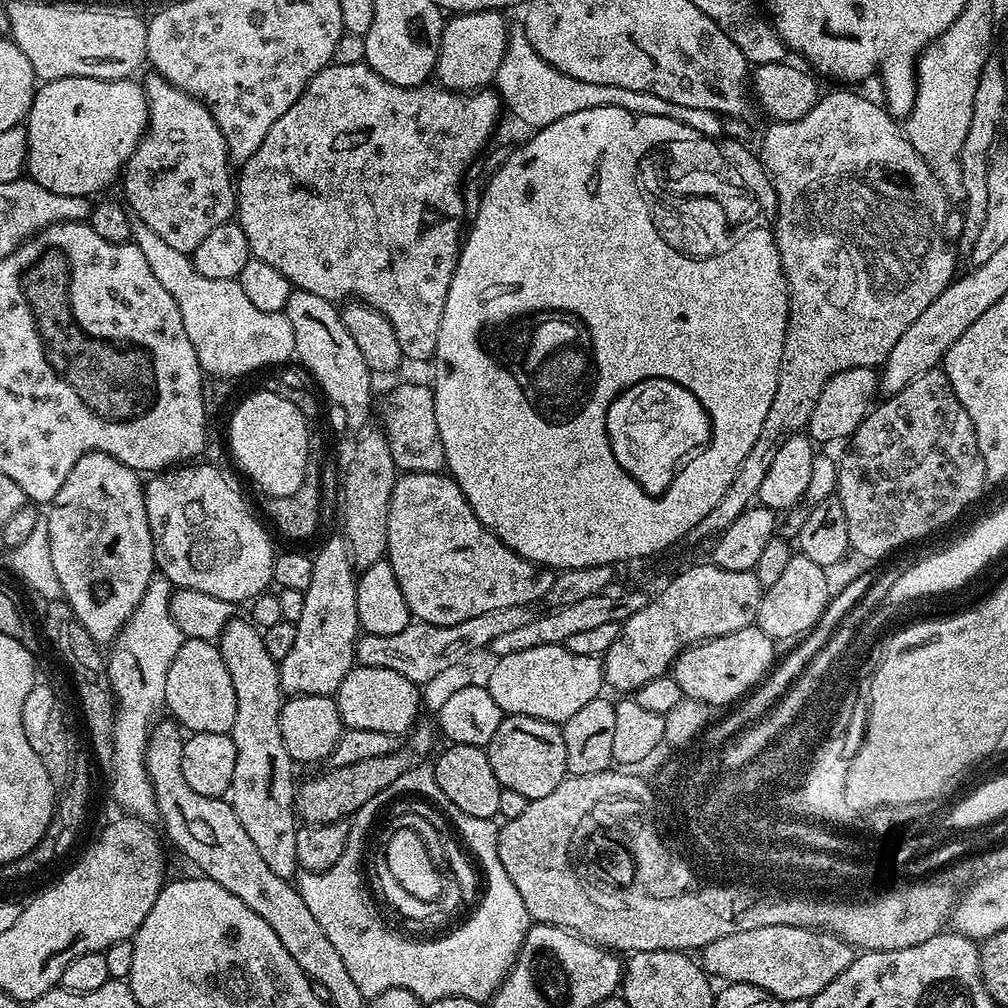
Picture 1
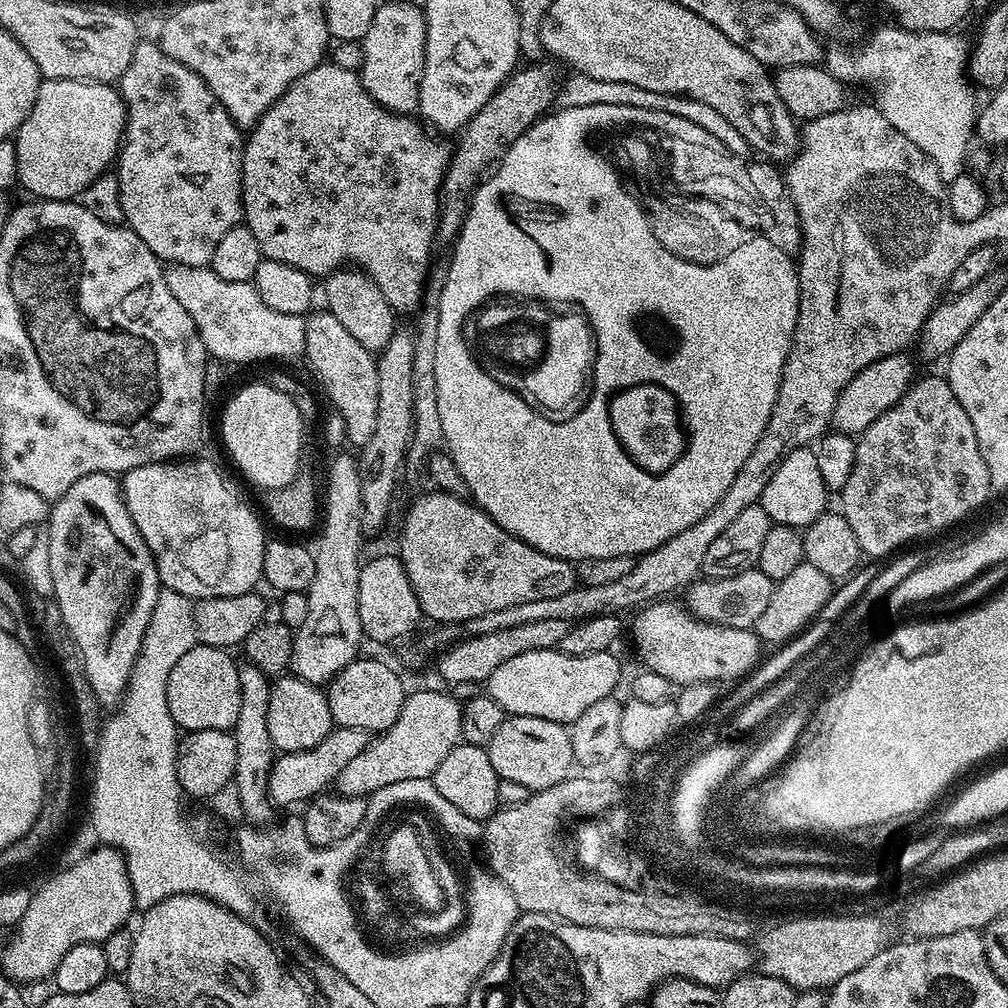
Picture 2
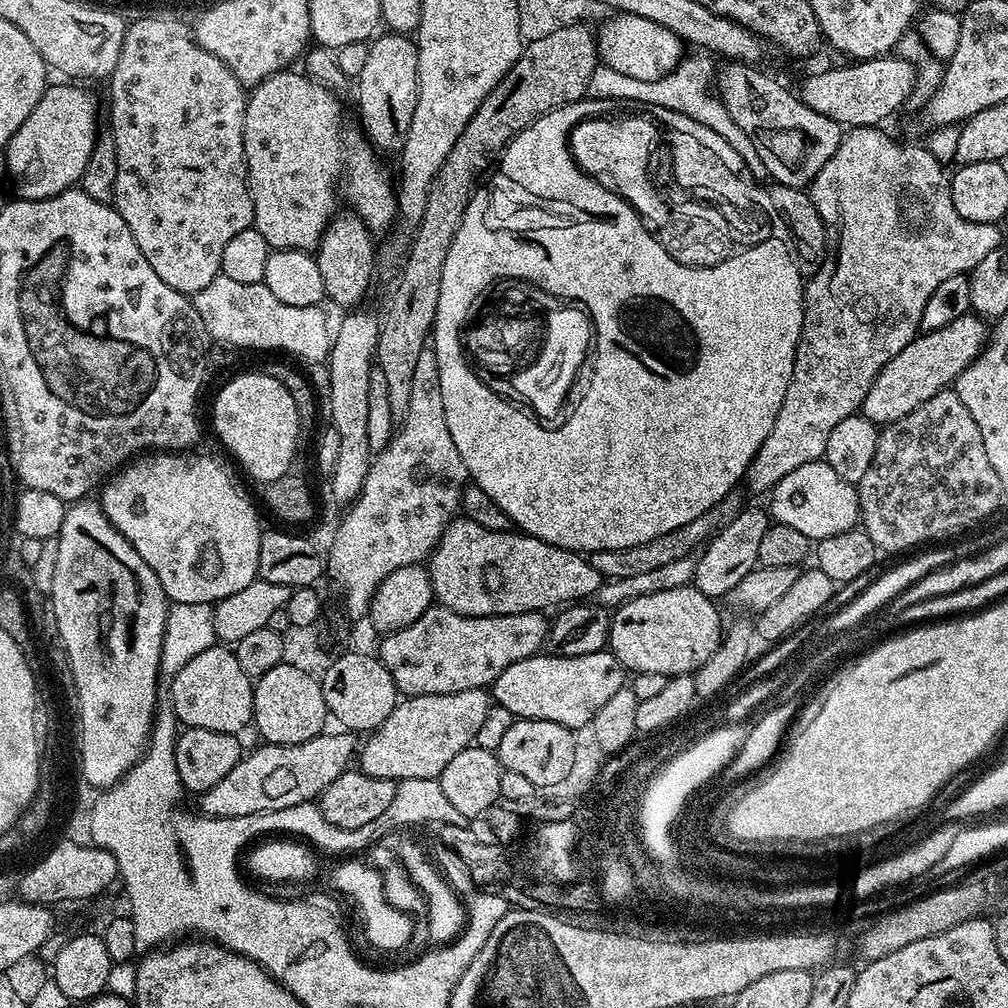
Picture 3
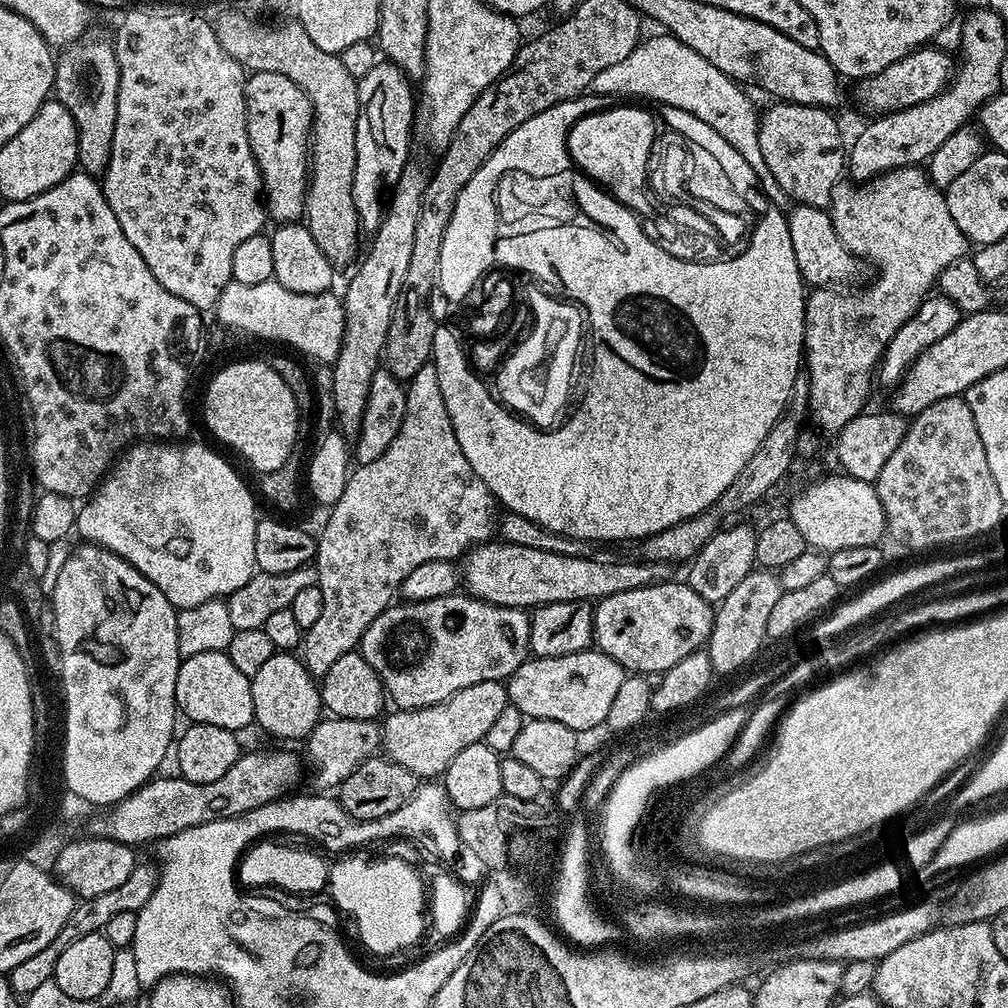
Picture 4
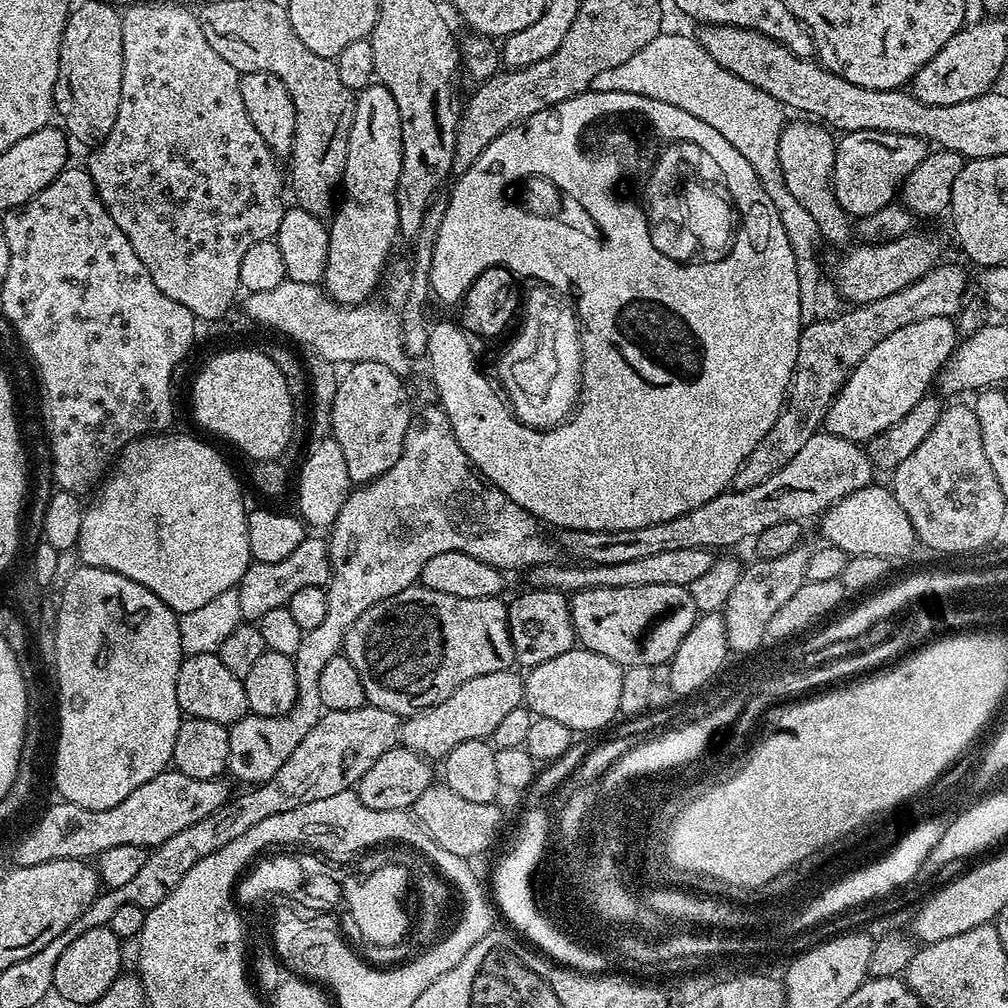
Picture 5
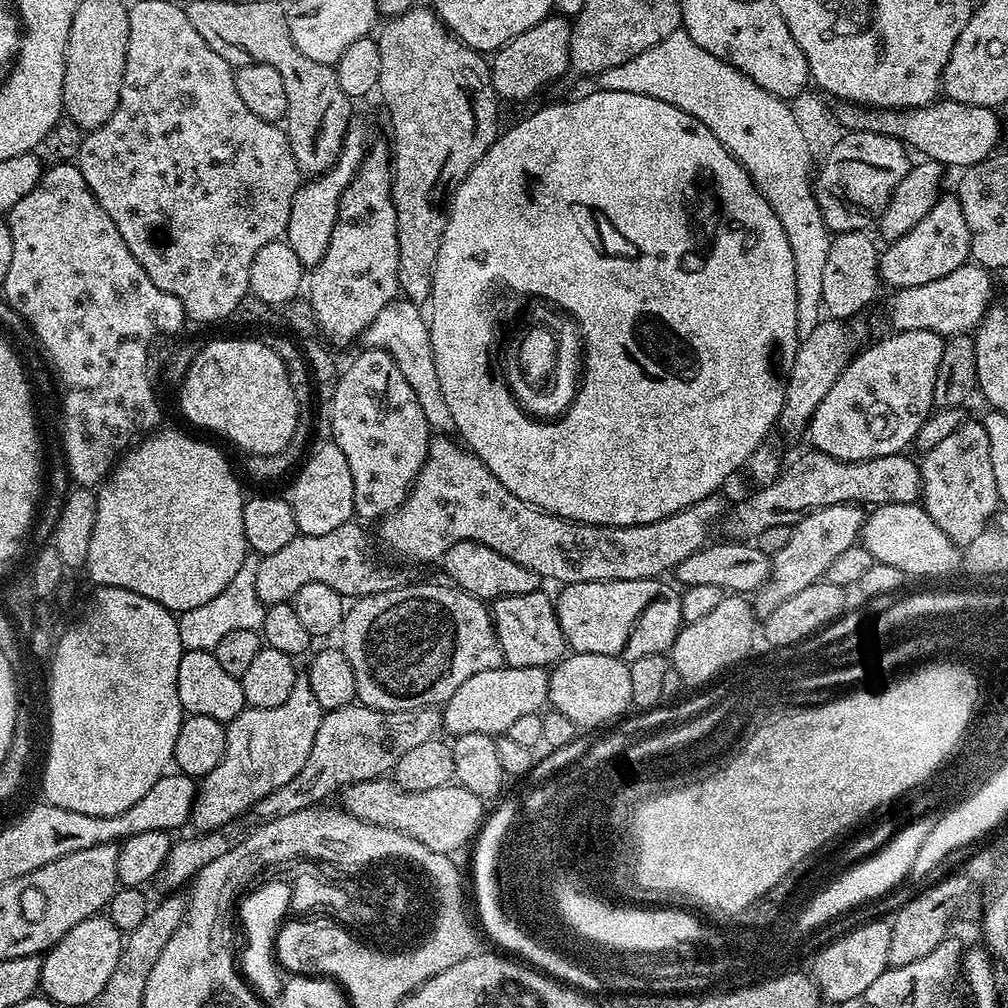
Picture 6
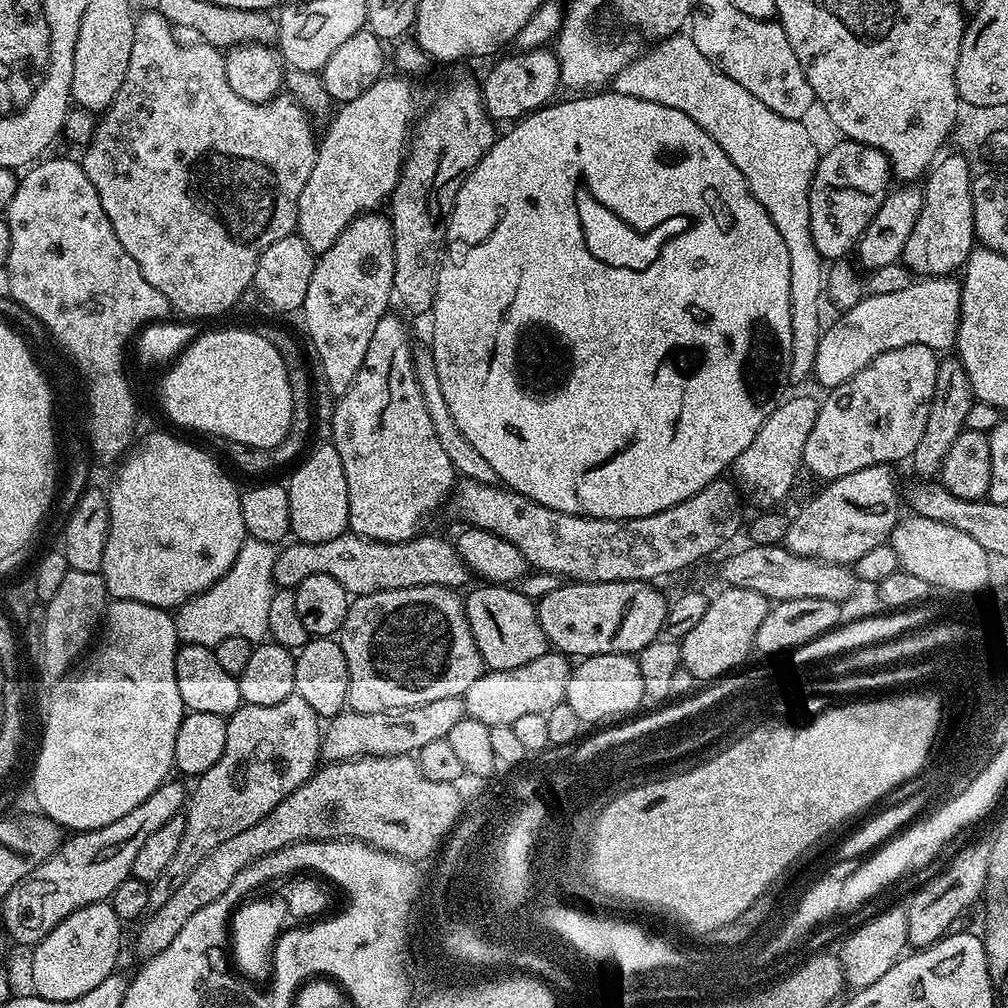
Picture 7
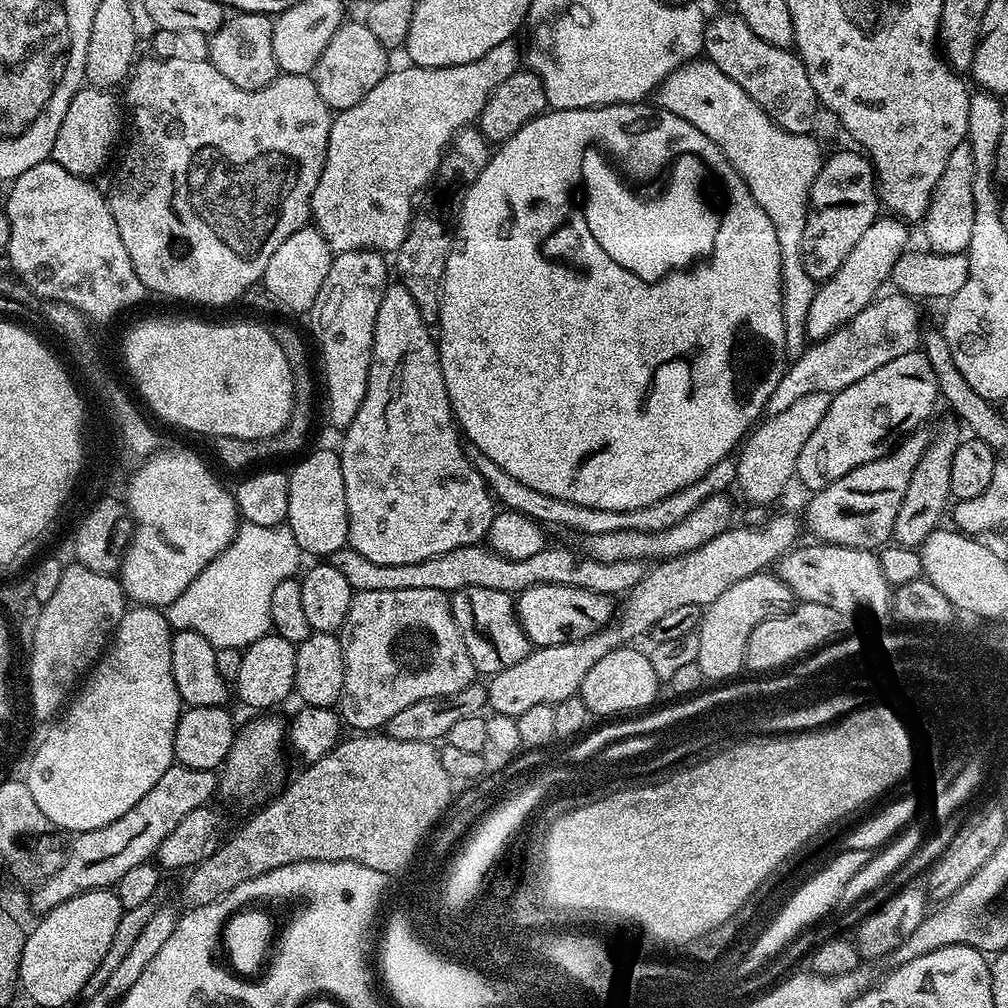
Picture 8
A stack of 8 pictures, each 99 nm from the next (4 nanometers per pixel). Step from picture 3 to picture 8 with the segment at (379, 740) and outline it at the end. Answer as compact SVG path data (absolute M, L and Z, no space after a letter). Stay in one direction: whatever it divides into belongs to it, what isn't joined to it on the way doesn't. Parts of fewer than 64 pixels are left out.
M776 514L763 528L732 526L727 531L710 538L708 542L698 546L697 549L682 553L680 556L670 557L667 560L661 560L655 566L649 567L640 582L635 584L631 592L623 597L624 605L621 608L619 605L618 618L613 619L599 632L587 636L585 640L569 640L567 644L536 648L529 652L526 658L522 658L522 662L518 662L518 666L510 666L510 670L502 670L497 676L491 677L486 684L491 711L517 717L524 711L532 709L533 706L542 706L543 704L555 706L558 702L562 702L562 698L577 695L582 686L582 678L586 678L586 674L590 674L594 662L606 658L606 654L610 654L614 650L636 642L643 632L644 635L651 633L654 622L658 622L658 618L664 617L665 614L670 614L670 610L674 610L678 606L698 606L703 609L710 602L714 602L714 598L718 598L718 594L730 590L730 586L734 586L734 582L742 582L742 578L750 578L750 574L771 569L780 557L797 547L796 539L800 536L800 528L802 532L802 524L797 517L796 520L792 516Z

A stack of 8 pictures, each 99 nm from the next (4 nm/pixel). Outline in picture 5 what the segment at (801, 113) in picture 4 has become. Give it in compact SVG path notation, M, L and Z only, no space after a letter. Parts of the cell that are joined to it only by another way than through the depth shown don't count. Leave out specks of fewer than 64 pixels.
M796 119L800 120L794 121L793 124L792 121L785 123L778 142L778 162L786 182L786 190L790 190L790 194L794 194L794 198L798 198L798 202L802 202L804 209L813 215L814 222L818 222L820 227L820 235L827 243L829 240L832 244L845 243L844 245L847 245L849 243L847 240L851 238L852 232L854 236L854 224L848 213L842 210L836 197L836 190L832 187L832 167L836 157L837 137L823 123L817 122L815 119Z

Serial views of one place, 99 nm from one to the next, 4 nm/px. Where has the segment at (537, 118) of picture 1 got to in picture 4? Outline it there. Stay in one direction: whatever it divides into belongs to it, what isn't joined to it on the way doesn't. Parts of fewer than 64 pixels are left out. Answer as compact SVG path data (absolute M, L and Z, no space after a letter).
M670 34L659 35L652 36L649 40L647 37L635 50L626 54L626 58L622 58L622 62L614 62L614 66L606 66L606 70L601 70L594 78L591 91L598 96L619 96L621 98L636 96L639 100L655 100L659 105L678 106L678 110L690 110L690 114L694 114L694 118L702 118L702 122L709 124L713 130L718 130L718 134L722 134L722 138L726 138L726 142L730 142L730 146L734 146L734 150L738 150L738 154L742 154L742 158L746 158L746 162L750 162L750 166L754 166L759 191L764 191L764 196L777 209L787 209L790 201L786 190L782 190L782 186L778 186L778 178L774 178L774 174L770 174L770 166L766 166L766 158L762 158L762 146L759 142L761 113L758 108L756 112L751 98L744 93L747 91L737 81L722 74L722 70L718 70L718 66L710 66L710 62L706 62L706 58L702 58L702 54L698 54L694 50L690 50L690 46L678 42L678 38L674 38Z

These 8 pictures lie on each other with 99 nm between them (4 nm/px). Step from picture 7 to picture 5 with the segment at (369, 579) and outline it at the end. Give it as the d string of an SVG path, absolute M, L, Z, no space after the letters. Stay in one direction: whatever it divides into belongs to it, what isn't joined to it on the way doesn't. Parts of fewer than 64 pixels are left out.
M312 534L305 535L304 541L296 547L282 562L253 562L249 564L246 574L242 574L235 590L238 602L242 605L242 617L248 622L258 622L262 614L275 608L283 608L294 598L298 590L305 586L324 588L332 578L332 563L328 557L328 546Z

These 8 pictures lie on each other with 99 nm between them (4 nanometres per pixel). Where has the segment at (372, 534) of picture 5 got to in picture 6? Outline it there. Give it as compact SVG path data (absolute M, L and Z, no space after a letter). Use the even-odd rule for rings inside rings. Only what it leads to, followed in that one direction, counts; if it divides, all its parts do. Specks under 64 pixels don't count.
M436 434L428 441L428 457L422 470L416 475L416 481L406 497L393 512L379 521L380 540L396 556L404 560L417 560L424 564L427 560L439 561L458 542L482 542L490 550L498 550L510 562L534 570L541 581L557 580L557 585L577 584L578 582L606 582L607 580L654 580L663 577L663 572L673 571L690 554L704 547L709 541L710 528L723 515L719 495L707 496L701 502L676 512L666 519L625 528L603 528L597 524L577 524L575 520L564 520L535 508L533 504L522 502L467 447L461 446L448 434ZM300 674L294 682L294 690L290 690L290 698L286 698L282 706L248 706L233 720L227 721L222 762L199 781L198 798L190 817L191 827L201 833L226 826L230 821L240 819L245 812L253 811L262 798L286 786L286 782L306 766L324 713L325 709L318 706L318 698L314 698L307 675Z

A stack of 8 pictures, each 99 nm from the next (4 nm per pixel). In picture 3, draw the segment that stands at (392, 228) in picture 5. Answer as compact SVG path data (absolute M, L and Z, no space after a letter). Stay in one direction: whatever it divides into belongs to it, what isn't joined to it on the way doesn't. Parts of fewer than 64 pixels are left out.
M399 32L377 35L368 45L370 55L358 78L360 84L360 120L369 141L381 153L399 153L404 147L410 118L414 118L418 90L418 50L415 39Z

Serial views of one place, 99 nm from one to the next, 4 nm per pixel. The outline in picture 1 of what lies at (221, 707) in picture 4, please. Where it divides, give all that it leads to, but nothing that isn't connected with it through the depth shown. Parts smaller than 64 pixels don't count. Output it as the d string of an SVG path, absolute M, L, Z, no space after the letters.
M185 639L174 654L174 662L170 662L164 702L171 717L189 733L231 733L236 713L234 682L230 682L230 670L226 670L226 662L222 662L220 649L213 641Z

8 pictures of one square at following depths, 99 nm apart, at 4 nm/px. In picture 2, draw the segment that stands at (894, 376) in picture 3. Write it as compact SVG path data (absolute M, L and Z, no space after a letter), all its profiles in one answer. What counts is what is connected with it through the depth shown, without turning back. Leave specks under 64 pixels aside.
M907 351L895 352L878 362L870 362L862 371L844 387L834 408L832 424L837 433L859 434L874 422L874 418L882 418L890 406L894 406L906 394L906 390L914 383L917 375Z

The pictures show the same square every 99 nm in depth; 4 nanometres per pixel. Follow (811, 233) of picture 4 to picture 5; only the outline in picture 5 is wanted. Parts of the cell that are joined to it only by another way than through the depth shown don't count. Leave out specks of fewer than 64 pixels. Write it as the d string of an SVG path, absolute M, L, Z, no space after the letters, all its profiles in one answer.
M919 230L907 236L860 243L864 244L844 250L849 252L842 253L832 268L832 280L841 298L849 300L847 303L852 306L878 302L878 298L898 294L898 290L918 282L918 278L922 278L942 260L939 242L932 236L923 236Z

